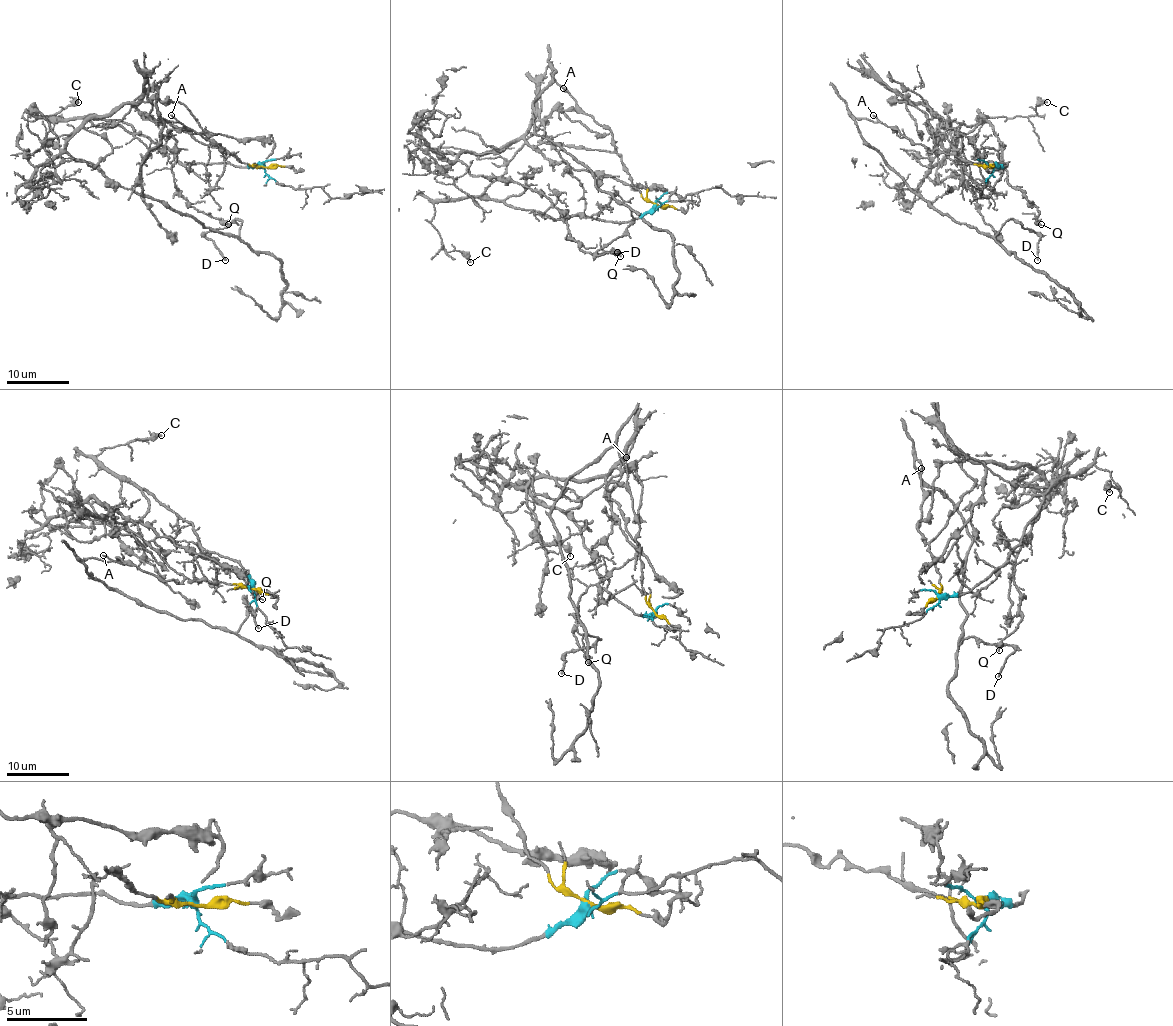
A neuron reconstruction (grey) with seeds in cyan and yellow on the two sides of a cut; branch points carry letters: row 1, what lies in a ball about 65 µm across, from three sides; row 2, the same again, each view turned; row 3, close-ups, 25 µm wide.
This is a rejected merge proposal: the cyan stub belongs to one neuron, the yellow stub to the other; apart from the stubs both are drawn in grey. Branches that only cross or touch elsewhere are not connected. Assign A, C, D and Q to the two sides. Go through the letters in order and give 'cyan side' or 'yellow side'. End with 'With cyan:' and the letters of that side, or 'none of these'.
A: yellow side
C: cyan side
D: yellow side
Q: cyan side
With cyan: C, Q

